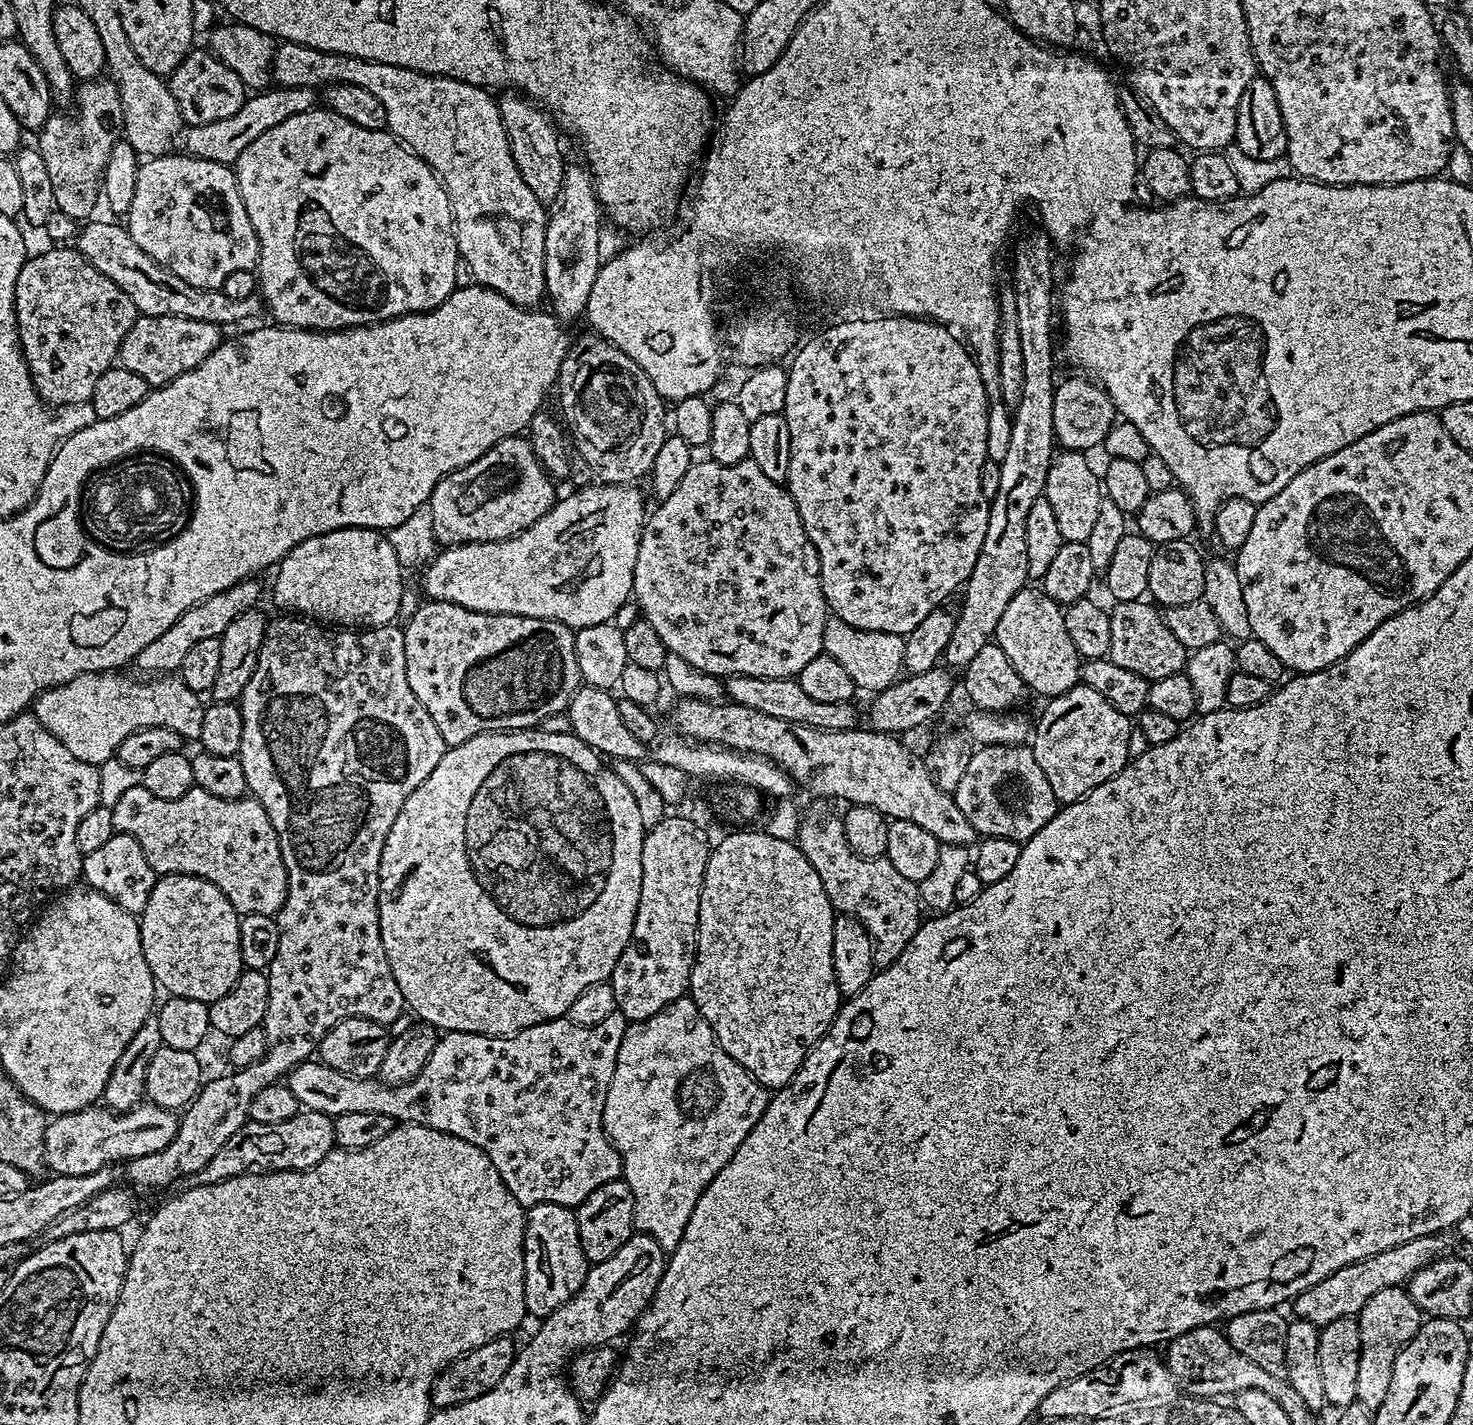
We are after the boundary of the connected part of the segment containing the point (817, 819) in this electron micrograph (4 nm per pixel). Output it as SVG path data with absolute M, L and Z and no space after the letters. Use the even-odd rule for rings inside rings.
M812 803L816 804L810 805L808 812L806 808L800 817L798 843L802 854L806 854L806 862L818 873L822 890L826 890L826 898L830 898L833 909L839 915L858 918L858 922L866 926L866 934L870 934L874 946L877 969L888 968L898 954L910 946L910 938L920 929L922 905L917 881L898 874L884 856L862 858L854 854L850 842L846 842L843 819L824 805L827 803Z

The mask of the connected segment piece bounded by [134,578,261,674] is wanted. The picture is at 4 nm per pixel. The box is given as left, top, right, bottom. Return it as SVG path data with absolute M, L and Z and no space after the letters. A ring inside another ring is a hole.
M249 578L190 606L166 634L154 638L154 642L149 642L145 648L138 650L134 661L134 668L140 674L172 674L182 666L182 658L186 658L187 652L196 643L204 641L205 638L220 638L220 635L234 622L234 618L239 618L241 614L246 614L250 609L257 607L260 600L259 579Z

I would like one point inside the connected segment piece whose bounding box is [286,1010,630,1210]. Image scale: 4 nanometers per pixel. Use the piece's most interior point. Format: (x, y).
(533, 1102)

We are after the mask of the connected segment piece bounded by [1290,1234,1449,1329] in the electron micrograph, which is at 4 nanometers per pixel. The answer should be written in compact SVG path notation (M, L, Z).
M1444 1234L1414 1238L1390 1250L1382 1250L1382 1254L1370 1254L1370 1258L1342 1266L1342 1270L1334 1270L1334 1274L1322 1278L1322 1282L1314 1282L1310 1290L1302 1290L1302 1294L1291 1301L1290 1308L1296 1311L1293 1312L1295 1319L1314 1322L1314 1326L1321 1329L1330 1322L1338 1322L1338 1318L1359 1317L1362 1306L1366 1306L1374 1294L1407 1285L1409 1278L1418 1274L1418 1270L1445 1255L1449 1251L1448 1238Z

